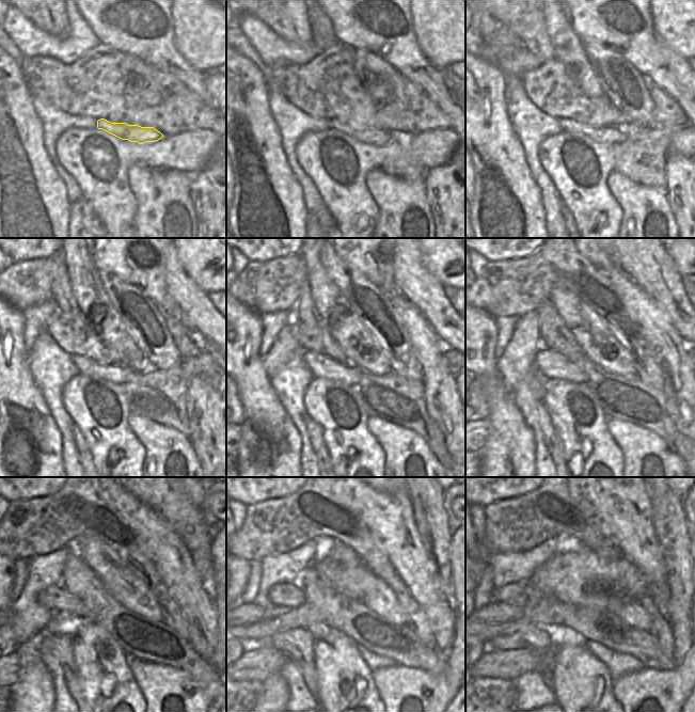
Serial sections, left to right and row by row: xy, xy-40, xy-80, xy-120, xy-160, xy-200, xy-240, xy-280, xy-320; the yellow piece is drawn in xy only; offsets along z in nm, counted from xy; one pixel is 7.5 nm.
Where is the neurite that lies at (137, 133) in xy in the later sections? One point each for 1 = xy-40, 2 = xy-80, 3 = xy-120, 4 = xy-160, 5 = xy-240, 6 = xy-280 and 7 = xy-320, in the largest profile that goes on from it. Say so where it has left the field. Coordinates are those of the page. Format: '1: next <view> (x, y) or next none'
1: next xy-40 (377, 137)
2: next xy-80 (599, 135)
3: next xy-120 (117, 375)
4: next xy-160 (319, 365)
5: next xy-240 (54, 598)
6: next xy-280 (289, 596)
7: next xy-320 (517, 594)

